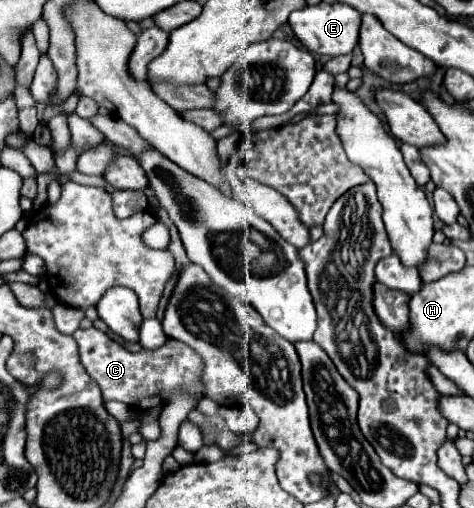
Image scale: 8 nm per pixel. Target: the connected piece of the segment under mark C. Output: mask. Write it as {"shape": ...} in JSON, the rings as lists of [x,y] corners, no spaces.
{"shape":[[[96,327],[76,329],[72,337],[82,351],[80,361],[88,375],[100,385],[104,401],[122,401],[130,407],[146,411],[152,407],[162,407],[178,387],[192,391],[196,397],[204,397],[204,387],[200,383],[202,359],[188,345],[176,339],[168,339],[166,345],[156,351],[142,349],[140,353],[130,353]]]}

